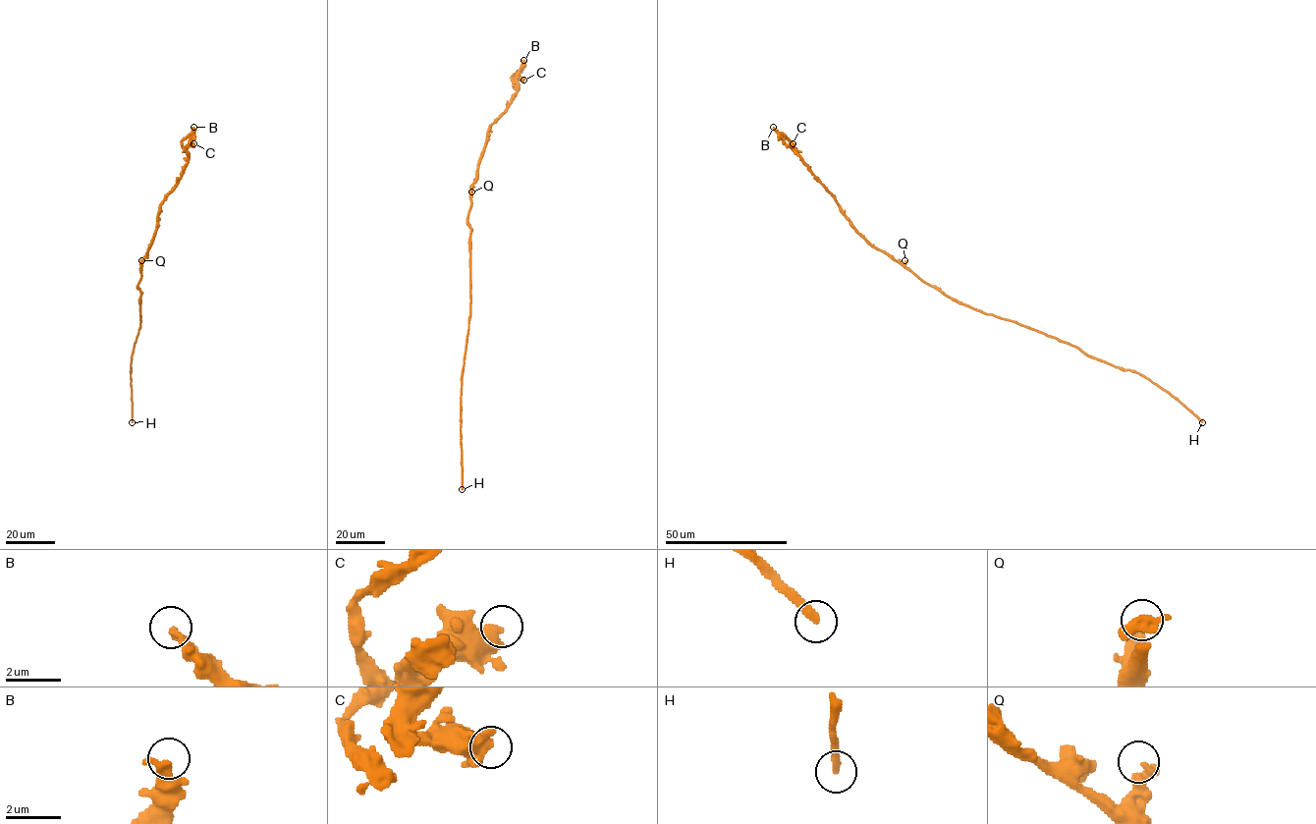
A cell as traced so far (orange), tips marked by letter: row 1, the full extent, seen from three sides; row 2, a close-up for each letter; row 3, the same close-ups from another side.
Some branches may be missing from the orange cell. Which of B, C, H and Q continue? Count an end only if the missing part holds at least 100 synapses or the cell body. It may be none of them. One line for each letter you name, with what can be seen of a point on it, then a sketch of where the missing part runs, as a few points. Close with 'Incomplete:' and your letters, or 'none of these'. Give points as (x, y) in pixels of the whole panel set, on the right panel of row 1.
H: place (1202, 422)
Incomplete: H

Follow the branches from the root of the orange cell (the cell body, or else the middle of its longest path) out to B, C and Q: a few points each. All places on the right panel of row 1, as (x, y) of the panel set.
B: (961, 303), (873, 247), (852, 225), (834, 196), (773, 127)
C: (961, 303), (873, 247), (852, 225), (834, 196), (794, 149), (793, 143)
Q: (961, 303), (920, 280), (905, 267), (904, 260)

